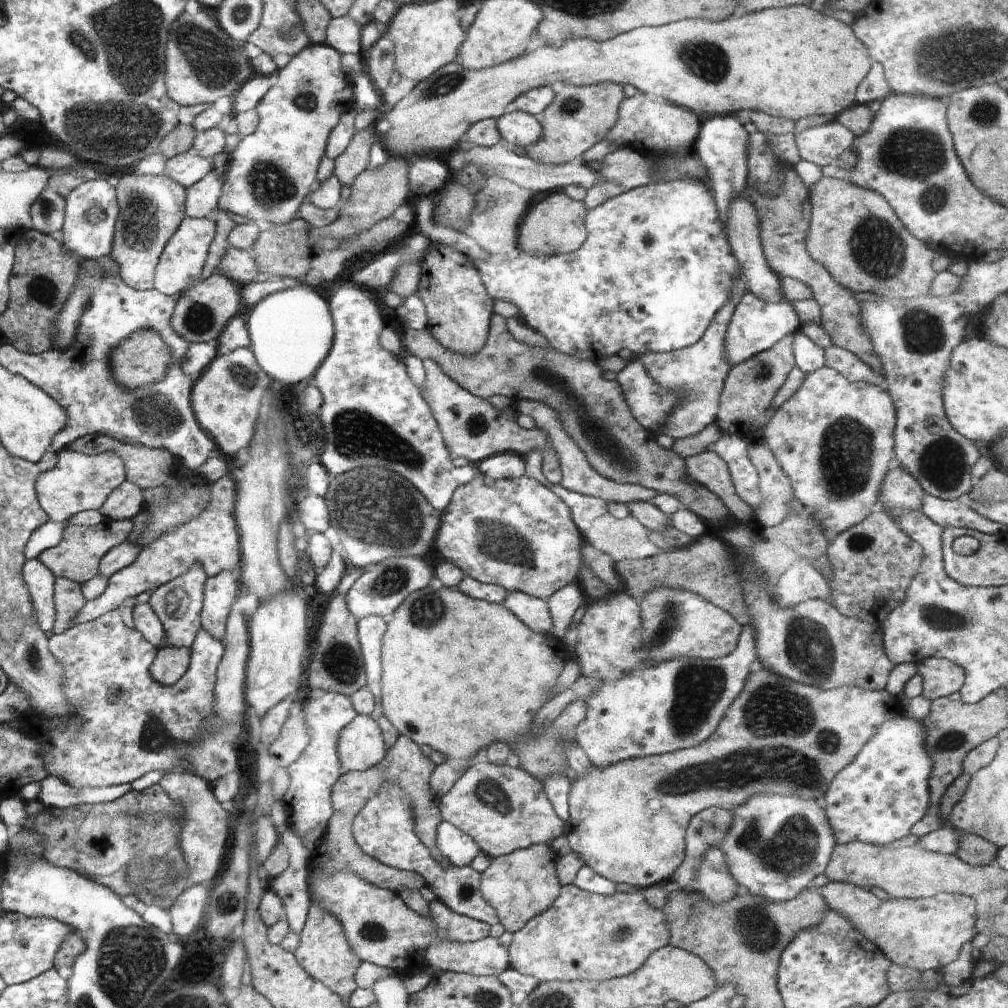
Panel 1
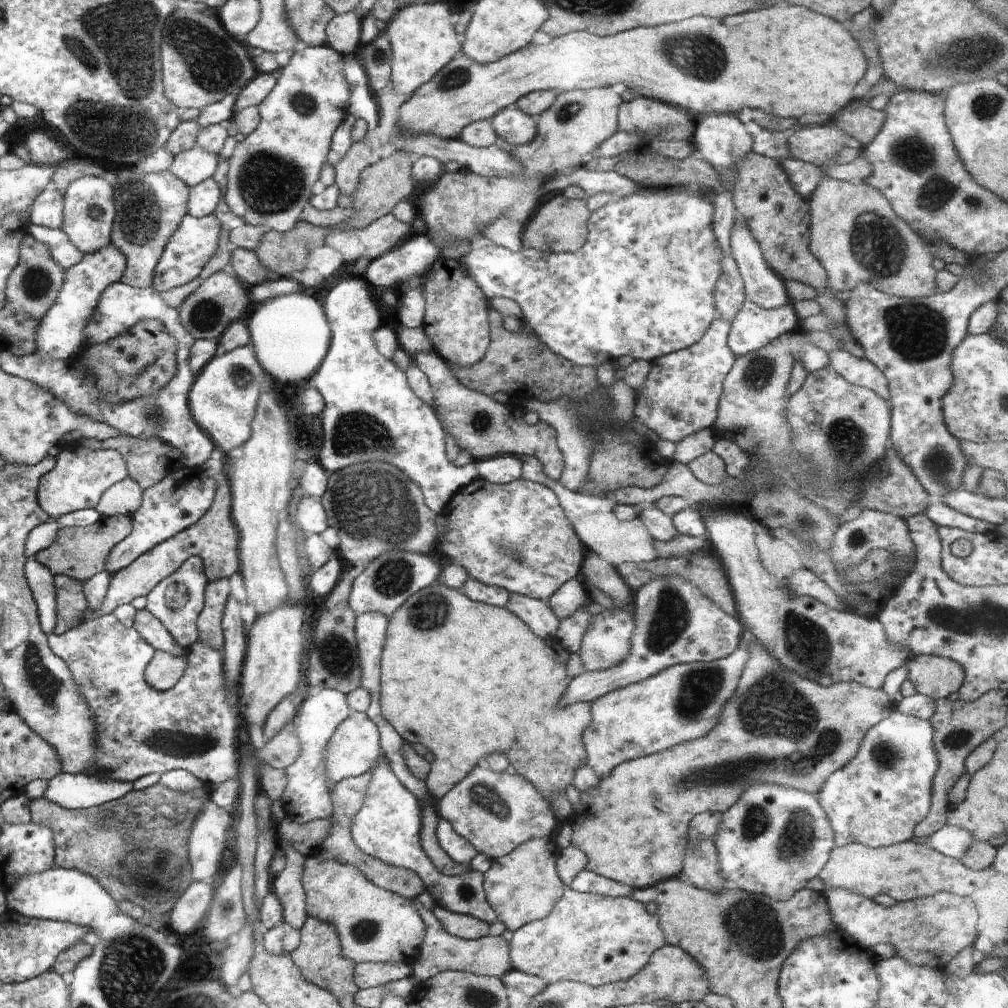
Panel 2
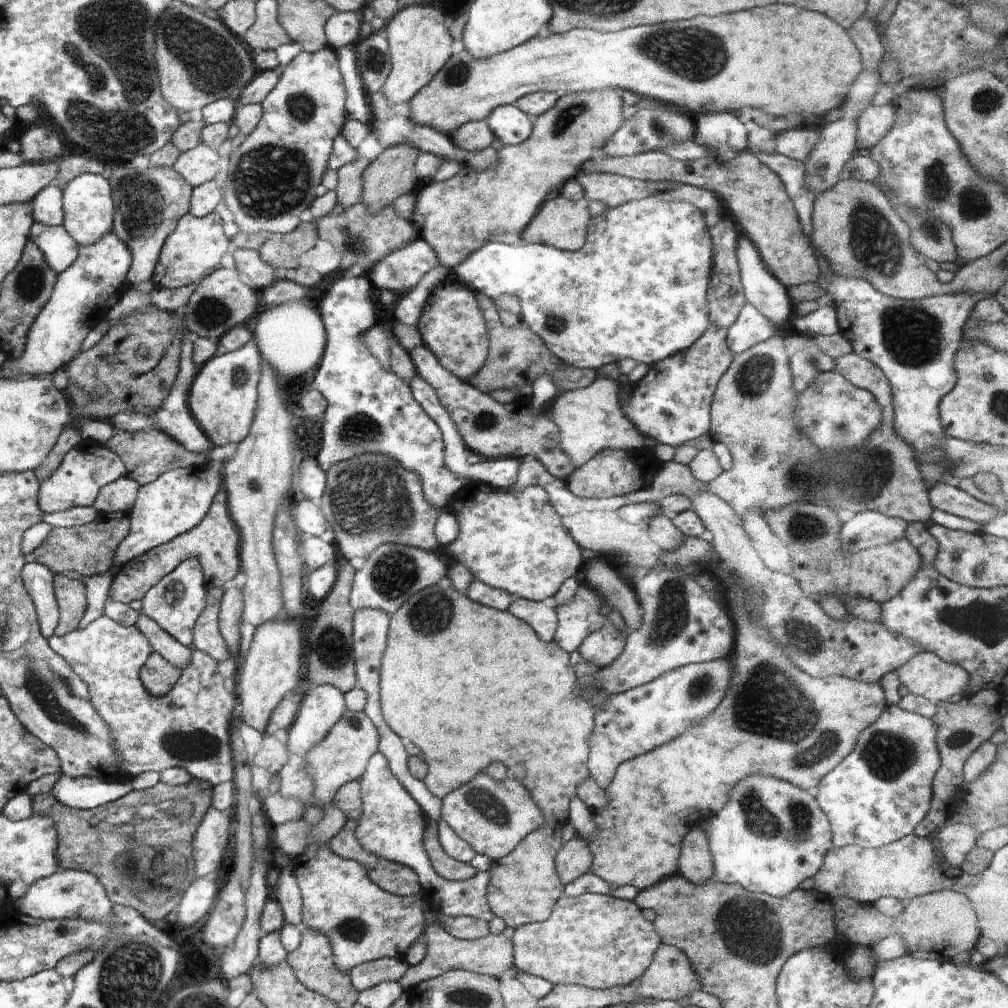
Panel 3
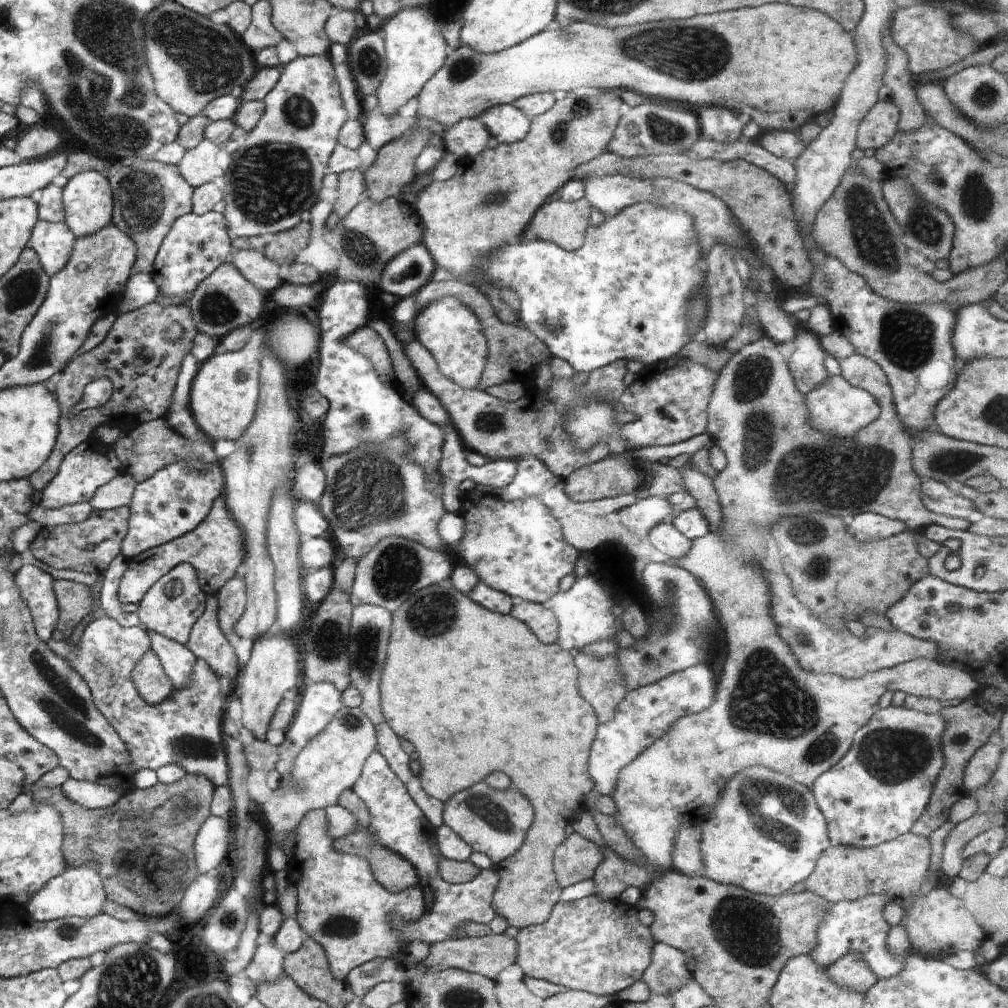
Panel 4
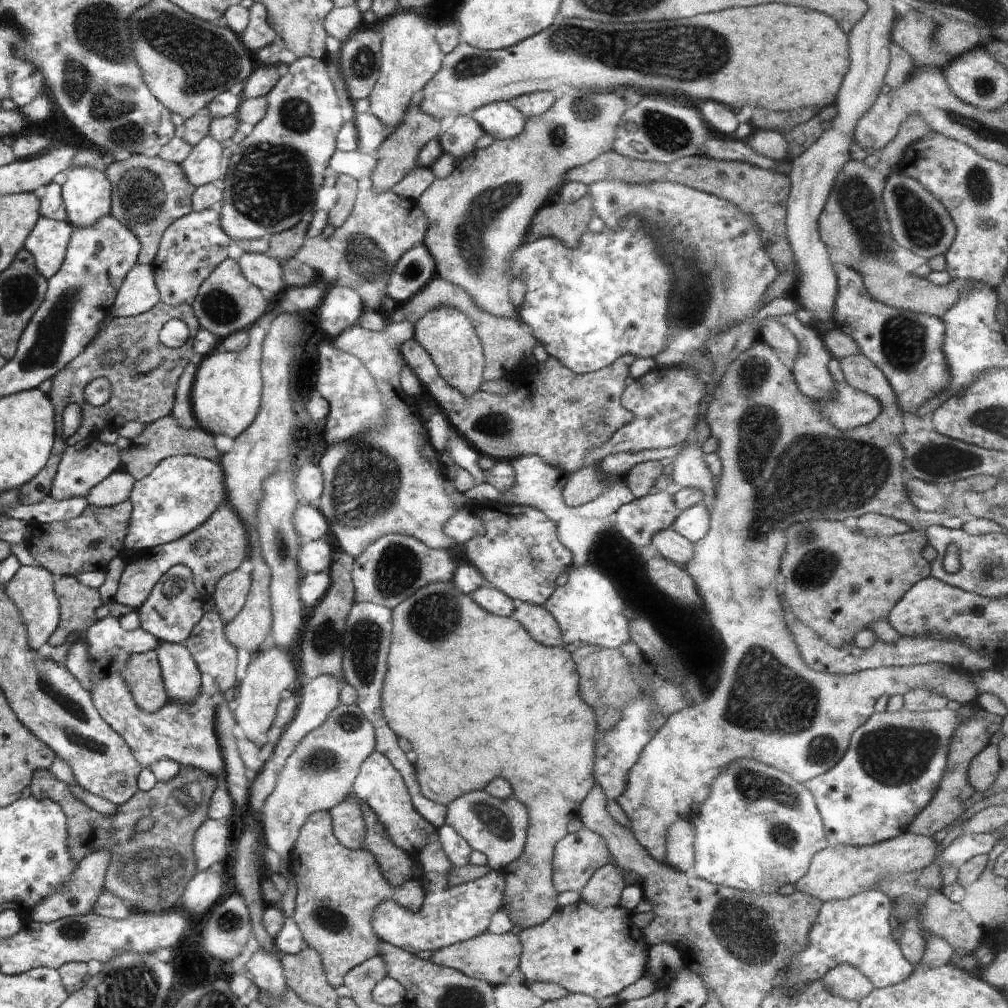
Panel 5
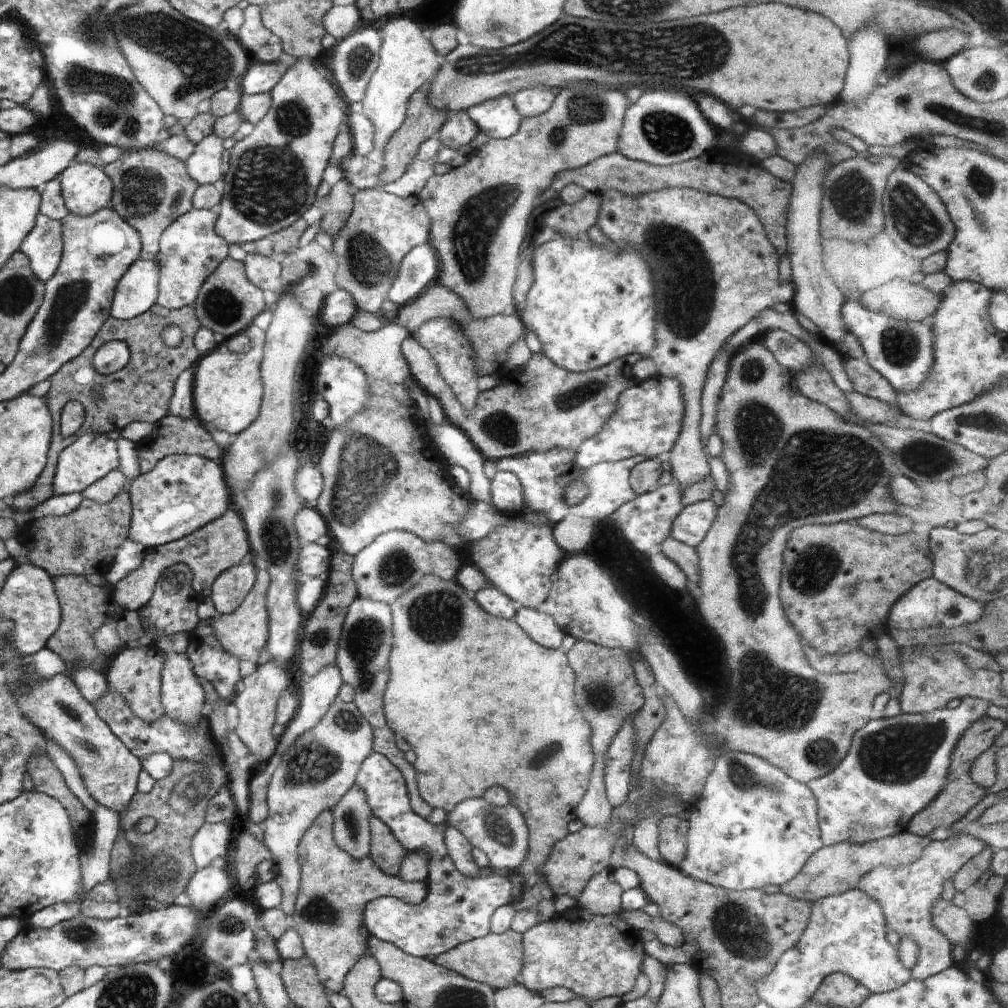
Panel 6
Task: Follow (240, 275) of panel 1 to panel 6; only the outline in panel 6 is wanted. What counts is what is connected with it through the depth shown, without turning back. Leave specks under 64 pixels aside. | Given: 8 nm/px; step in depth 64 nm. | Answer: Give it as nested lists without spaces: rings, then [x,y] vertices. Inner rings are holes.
[[[248,254],[242,264],[248,280],[260,290],[273,290],[280,286],[280,261],[258,254]]]

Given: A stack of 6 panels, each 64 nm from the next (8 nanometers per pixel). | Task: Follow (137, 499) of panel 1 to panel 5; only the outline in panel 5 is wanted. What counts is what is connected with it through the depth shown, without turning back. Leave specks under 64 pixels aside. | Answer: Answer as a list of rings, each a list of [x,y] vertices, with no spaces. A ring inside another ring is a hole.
[[[124,469],[110,474],[85,499],[97,507],[110,508],[129,500],[135,478]]]

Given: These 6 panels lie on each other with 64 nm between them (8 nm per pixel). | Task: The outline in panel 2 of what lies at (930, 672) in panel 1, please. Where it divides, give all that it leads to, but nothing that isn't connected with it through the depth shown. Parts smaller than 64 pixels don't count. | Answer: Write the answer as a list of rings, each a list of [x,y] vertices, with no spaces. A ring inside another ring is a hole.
[[[936,655],[909,658],[908,680],[918,693],[933,699],[946,698],[959,692],[965,681],[965,670],[953,660]]]

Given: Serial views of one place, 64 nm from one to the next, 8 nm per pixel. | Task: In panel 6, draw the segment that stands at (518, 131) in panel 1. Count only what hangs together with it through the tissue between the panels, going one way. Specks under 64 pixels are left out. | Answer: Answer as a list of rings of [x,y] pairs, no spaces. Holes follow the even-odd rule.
[[[509,96],[486,100],[486,102],[471,106],[465,111],[478,131],[484,132],[488,137],[495,139],[510,138],[520,128],[521,116]]]

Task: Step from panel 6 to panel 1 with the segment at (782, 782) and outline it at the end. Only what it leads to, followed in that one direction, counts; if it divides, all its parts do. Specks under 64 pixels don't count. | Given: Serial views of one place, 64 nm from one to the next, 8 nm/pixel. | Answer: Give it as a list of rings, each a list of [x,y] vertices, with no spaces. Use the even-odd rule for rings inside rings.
[[[756,794],[731,812],[734,820],[722,841],[722,851],[730,874],[745,892],[766,902],[786,902],[826,870],[837,842],[822,803],[800,796]]]

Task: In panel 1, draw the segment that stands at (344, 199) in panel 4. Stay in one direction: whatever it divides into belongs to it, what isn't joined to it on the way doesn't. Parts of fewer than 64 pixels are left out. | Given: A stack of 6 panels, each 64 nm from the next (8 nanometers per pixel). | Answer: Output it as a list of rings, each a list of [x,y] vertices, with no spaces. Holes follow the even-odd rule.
[[[373,128],[358,130],[350,140],[346,150],[335,159],[334,174],[338,176],[341,186],[352,186],[356,176],[368,169],[368,156],[374,138]]]

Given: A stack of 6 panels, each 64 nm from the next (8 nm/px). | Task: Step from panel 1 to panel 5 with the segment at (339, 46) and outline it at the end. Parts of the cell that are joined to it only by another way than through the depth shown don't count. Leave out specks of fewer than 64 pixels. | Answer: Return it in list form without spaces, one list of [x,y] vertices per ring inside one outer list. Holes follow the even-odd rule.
[[[355,4],[347,7],[333,7],[323,22],[327,36],[336,38],[341,43],[350,40],[350,37],[356,32],[356,28],[362,22],[362,12]]]

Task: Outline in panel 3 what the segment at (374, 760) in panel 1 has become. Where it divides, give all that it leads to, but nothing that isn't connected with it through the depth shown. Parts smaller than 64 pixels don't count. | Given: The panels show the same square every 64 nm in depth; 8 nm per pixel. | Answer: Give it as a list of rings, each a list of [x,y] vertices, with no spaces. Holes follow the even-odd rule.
[[[346,709],[342,718],[332,726],[326,738],[308,752],[308,774],[314,778],[314,796],[318,804],[325,806],[346,782],[359,780],[364,774],[372,754],[378,752],[379,736],[374,723],[364,711]]]

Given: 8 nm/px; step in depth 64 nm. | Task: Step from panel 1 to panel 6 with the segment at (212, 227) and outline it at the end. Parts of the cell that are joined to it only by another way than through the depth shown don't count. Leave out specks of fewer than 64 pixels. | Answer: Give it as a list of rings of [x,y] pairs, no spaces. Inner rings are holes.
[[[190,209],[180,218],[171,222],[159,240],[158,262],[158,298],[156,304],[168,310],[194,305],[198,292],[206,278],[228,257],[228,246],[224,238],[216,234],[218,214],[211,209]]]

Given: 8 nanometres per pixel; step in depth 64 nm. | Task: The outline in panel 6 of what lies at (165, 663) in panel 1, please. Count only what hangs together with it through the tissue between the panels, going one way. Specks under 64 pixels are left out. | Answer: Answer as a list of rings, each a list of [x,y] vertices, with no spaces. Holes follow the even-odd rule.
[[[156,644],[150,650],[144,648],[122,650],[112,662],[107,676],[107,686],[112,692],[116,690],[118,694],[122,694],[122,698],[126,698],[126,702],[130,704],[138,718],[145,719],[146,722],[156,722],[162,714],[165,714],[161,692],[162,668],[164,668],[164,651]]]

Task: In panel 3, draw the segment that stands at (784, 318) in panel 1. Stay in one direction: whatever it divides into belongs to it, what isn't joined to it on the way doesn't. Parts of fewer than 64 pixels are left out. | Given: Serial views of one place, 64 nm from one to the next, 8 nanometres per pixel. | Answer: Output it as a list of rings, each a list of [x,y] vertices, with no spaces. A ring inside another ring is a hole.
[[[747,302],[742,307],[736,322],[727,330],[729,349],[733,354],[740,354],[752,346],[770,340],[776,334],[782,333],[787,327],[791,331],[792,322],[790,324],[786,322],[786,326],[780,328],[770,318],[762,316],[758,312],[758,308],[754,308],[752,304]]]

